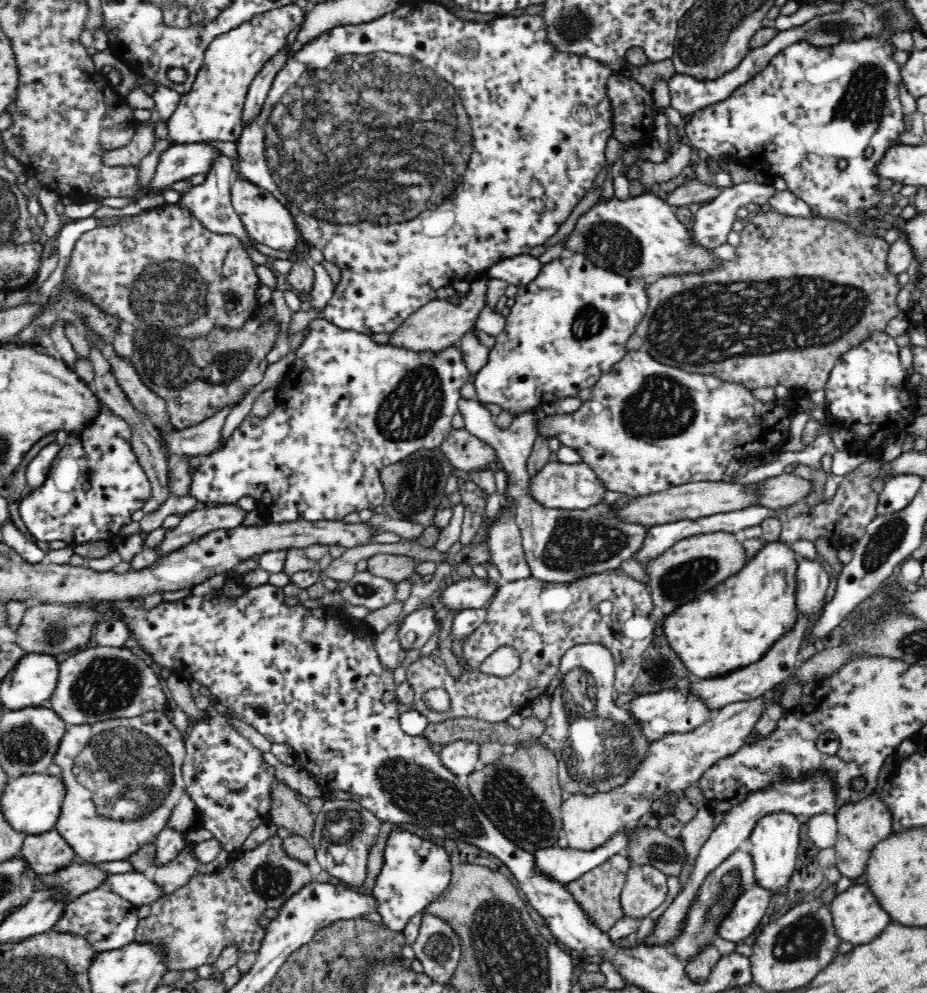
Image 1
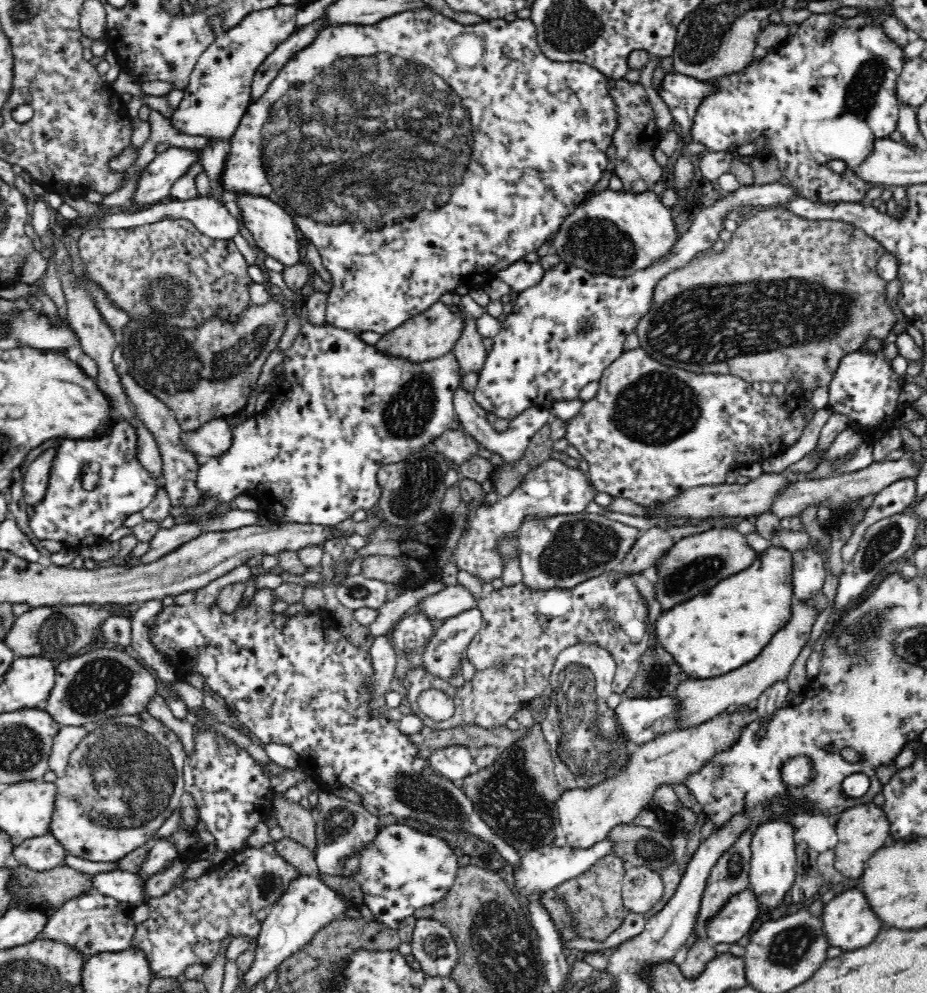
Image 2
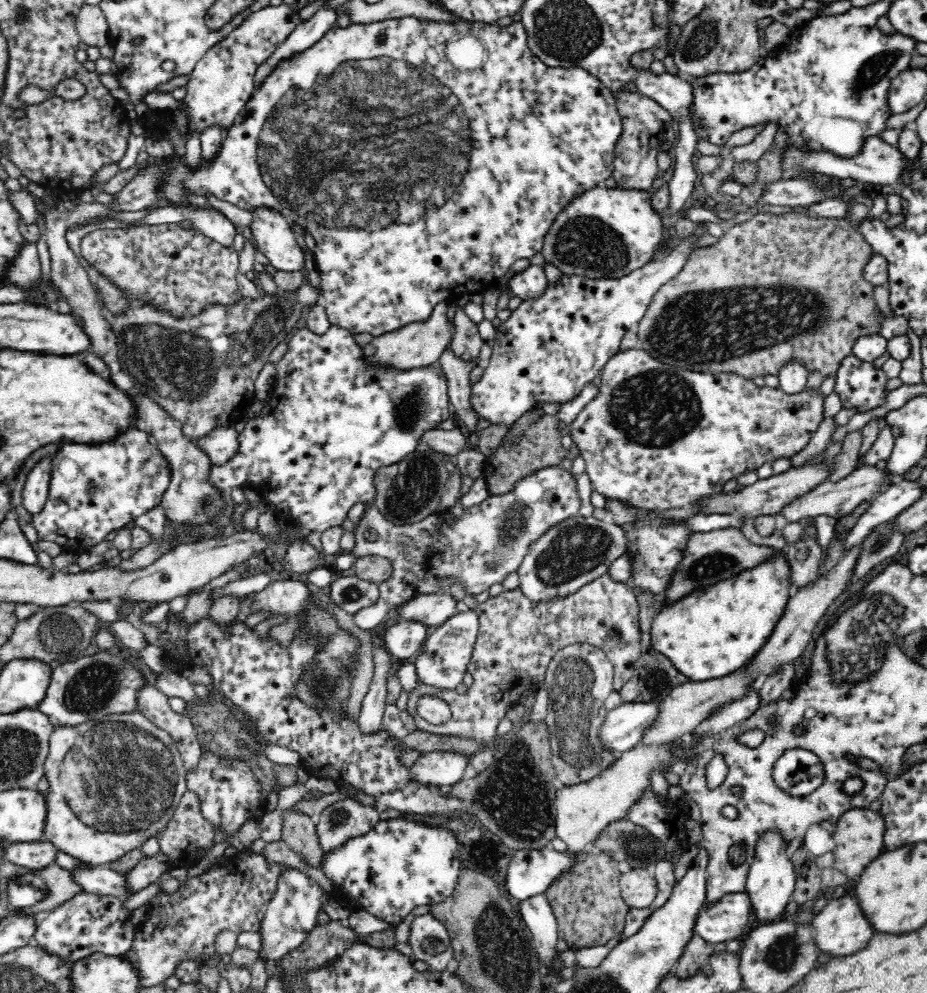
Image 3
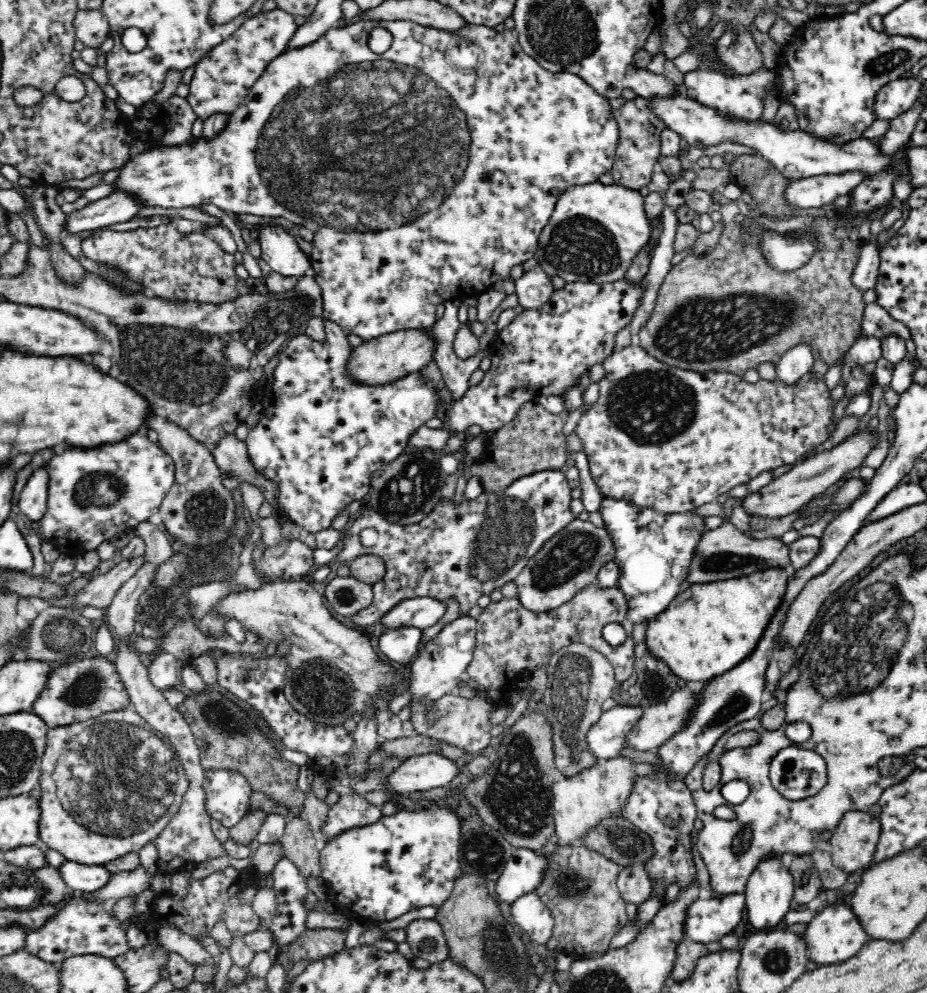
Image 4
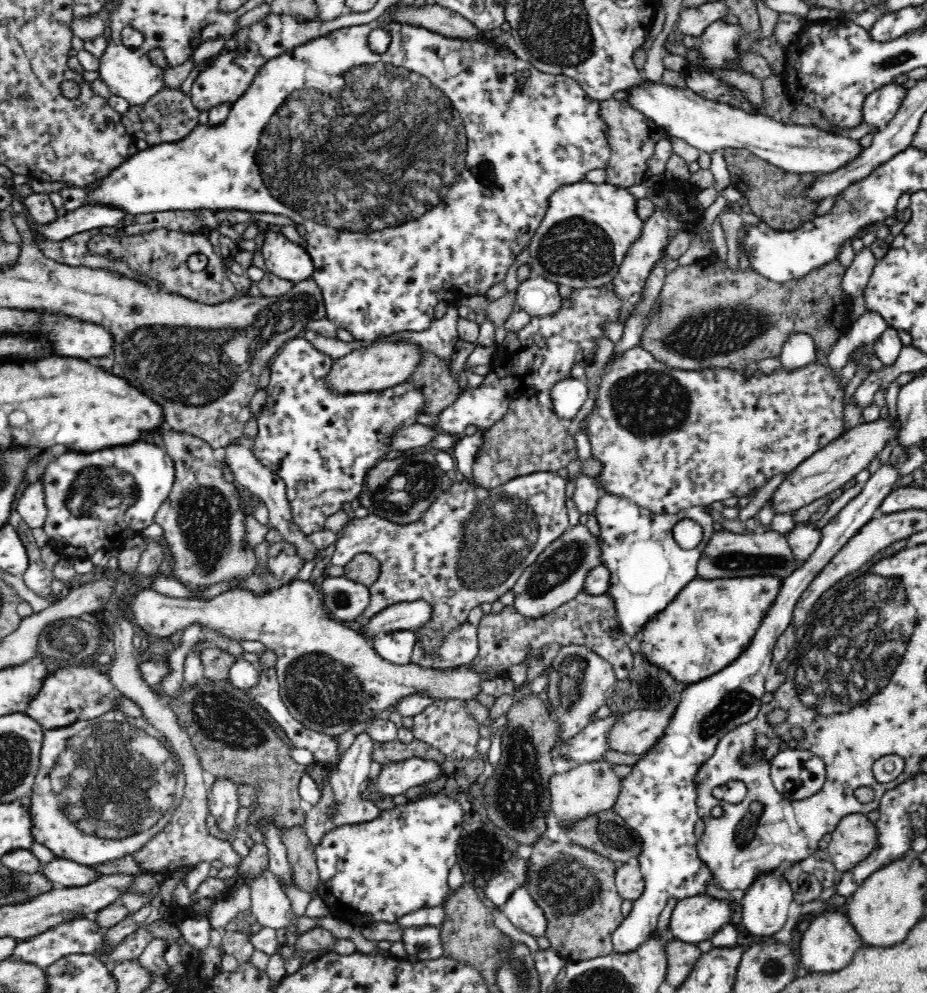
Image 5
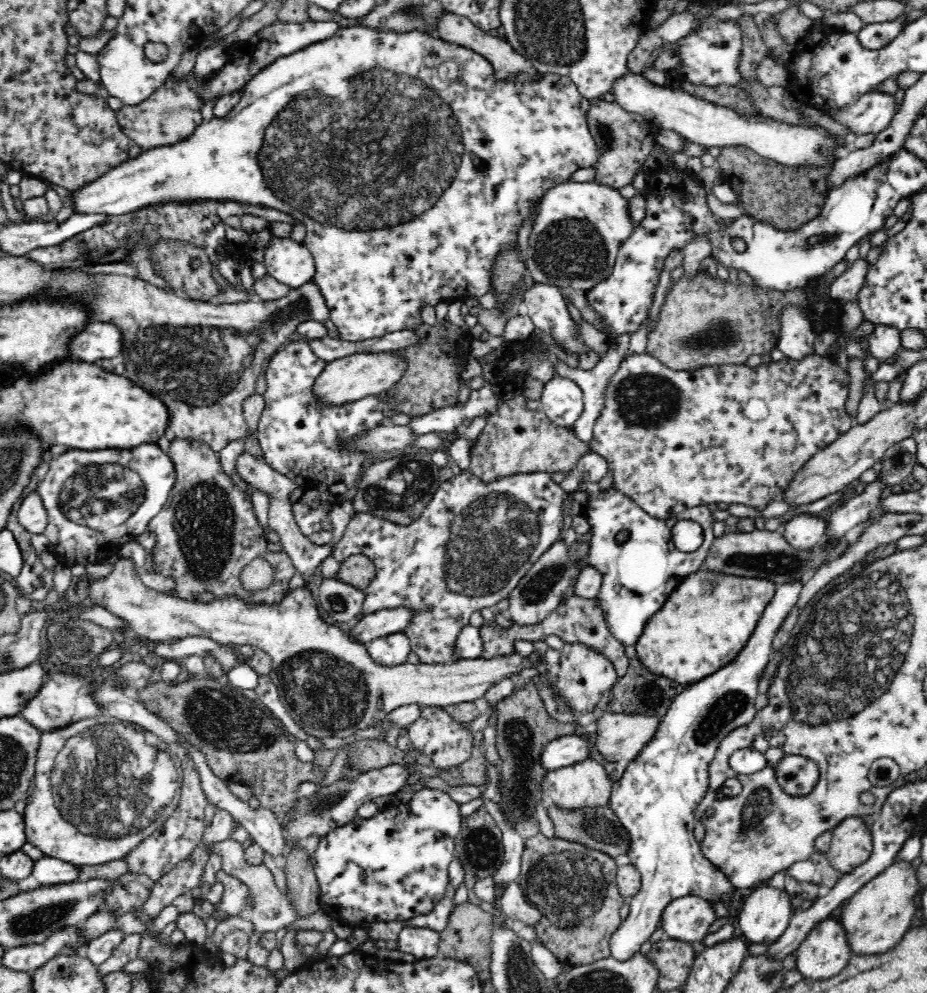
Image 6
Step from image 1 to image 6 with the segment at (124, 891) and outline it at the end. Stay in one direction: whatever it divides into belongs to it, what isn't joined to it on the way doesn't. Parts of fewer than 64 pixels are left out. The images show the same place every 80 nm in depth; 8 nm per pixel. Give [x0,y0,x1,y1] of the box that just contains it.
[32,855,83,885]

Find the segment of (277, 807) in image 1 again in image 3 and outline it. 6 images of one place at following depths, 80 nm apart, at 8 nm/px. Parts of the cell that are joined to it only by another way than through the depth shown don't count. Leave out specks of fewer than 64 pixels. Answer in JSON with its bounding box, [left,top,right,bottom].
[281,808,323,868]

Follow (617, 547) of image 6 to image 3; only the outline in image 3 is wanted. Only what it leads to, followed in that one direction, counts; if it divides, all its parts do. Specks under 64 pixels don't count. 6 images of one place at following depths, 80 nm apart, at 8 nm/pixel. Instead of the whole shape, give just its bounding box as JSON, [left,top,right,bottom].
[604,499,694,610]

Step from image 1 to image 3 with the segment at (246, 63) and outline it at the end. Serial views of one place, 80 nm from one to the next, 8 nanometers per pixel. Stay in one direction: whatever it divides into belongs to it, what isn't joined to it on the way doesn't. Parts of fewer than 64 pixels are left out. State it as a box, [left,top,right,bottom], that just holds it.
[183,3,299,131]

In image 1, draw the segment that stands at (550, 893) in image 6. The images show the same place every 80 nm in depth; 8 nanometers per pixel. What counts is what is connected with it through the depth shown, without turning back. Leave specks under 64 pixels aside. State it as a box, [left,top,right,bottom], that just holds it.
[565,854,630,934]

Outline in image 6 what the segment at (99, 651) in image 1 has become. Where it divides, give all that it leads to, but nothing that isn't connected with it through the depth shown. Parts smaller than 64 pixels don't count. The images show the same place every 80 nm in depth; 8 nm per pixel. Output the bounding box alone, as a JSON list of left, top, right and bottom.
[20,672,99,733]

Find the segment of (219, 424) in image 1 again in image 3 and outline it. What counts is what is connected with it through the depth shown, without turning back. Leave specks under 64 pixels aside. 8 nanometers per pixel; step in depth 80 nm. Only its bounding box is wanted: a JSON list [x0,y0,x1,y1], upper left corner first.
[196,426,240,466]

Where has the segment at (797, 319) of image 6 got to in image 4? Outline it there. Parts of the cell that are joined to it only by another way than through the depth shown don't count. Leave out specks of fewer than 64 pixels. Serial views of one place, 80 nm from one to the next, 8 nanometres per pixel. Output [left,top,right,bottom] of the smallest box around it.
[776,342,815,384]

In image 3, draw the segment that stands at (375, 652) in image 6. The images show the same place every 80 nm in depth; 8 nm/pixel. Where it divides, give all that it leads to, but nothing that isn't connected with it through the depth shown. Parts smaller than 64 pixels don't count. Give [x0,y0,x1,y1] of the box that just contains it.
[379,621,430,664]

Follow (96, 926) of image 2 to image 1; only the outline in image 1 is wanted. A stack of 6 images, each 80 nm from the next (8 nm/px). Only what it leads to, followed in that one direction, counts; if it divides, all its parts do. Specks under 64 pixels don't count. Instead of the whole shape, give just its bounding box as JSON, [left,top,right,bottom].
[50,886,139,954]

